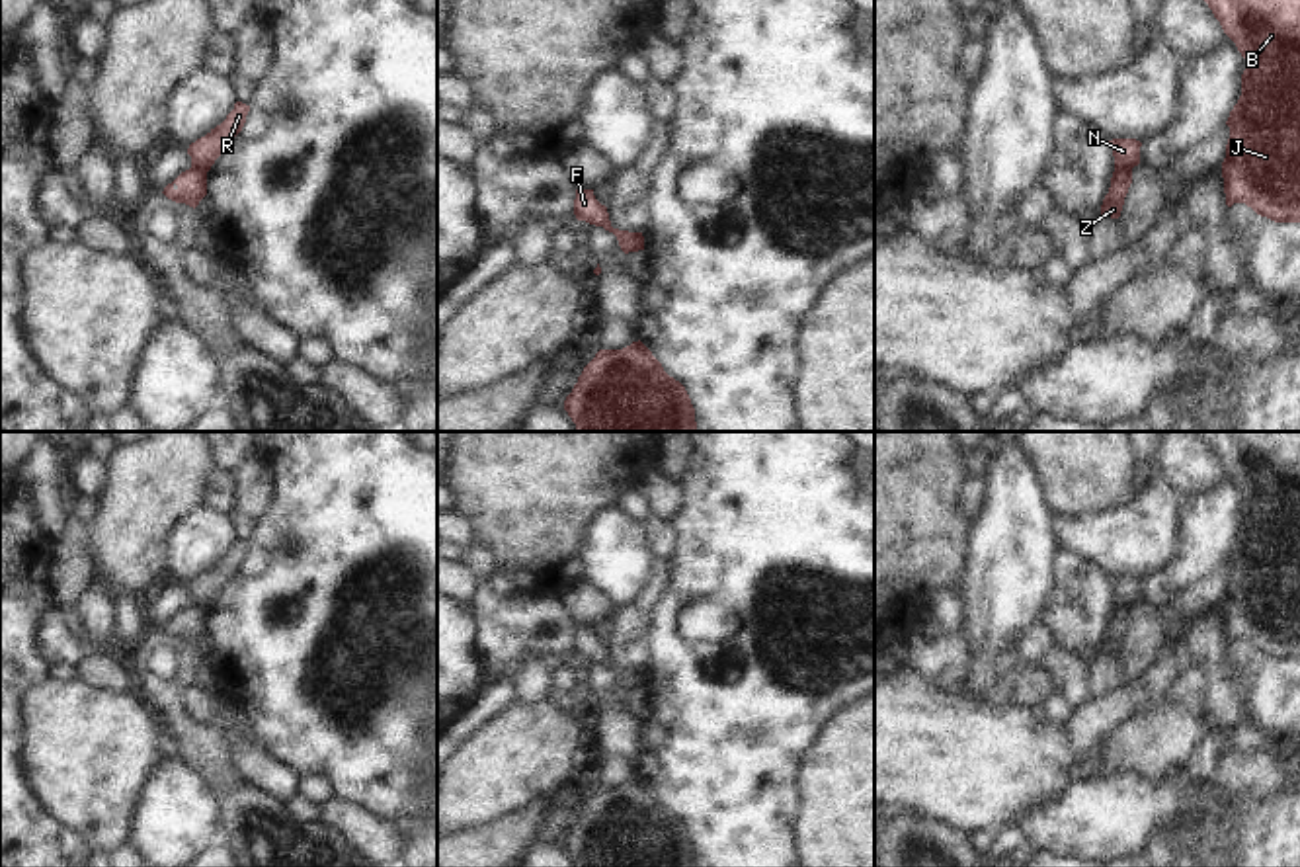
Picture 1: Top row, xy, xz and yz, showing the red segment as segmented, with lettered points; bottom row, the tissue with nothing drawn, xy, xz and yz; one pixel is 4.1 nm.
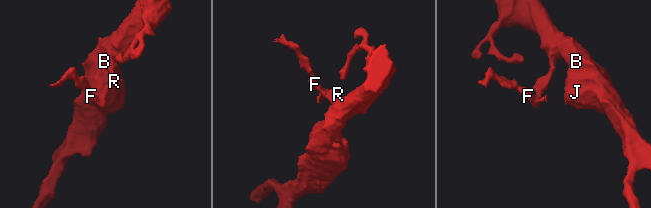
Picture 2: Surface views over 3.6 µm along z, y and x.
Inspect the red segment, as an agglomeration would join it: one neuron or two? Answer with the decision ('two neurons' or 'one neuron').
two neurons

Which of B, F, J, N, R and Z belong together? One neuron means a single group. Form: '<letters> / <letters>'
B J N R / F Z

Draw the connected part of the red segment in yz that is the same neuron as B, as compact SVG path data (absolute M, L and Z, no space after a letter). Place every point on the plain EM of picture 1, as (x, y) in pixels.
M1198 432L1214 455L1220 459L1224 471L1236 480L1238 488L1245 496L1245 508L1241 512L1241 533L1226 562L1230 564L1230 576L1226 582L1226 596L1222 599L1226 642L1245 640L1257 652L1275 660L1300 660L1300 432Z

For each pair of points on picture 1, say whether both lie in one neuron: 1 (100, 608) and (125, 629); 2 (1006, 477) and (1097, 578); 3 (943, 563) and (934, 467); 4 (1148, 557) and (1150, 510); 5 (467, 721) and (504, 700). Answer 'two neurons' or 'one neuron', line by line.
1: two neurons
2: two neurons
3: one neuron
4: one neuron
5: one neuron

